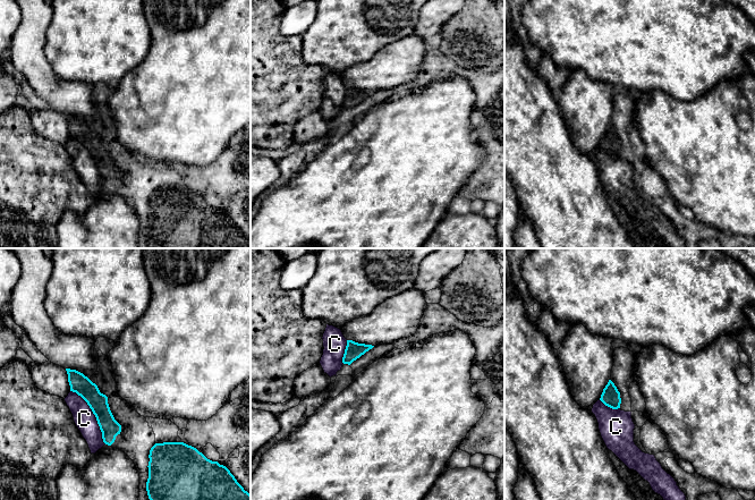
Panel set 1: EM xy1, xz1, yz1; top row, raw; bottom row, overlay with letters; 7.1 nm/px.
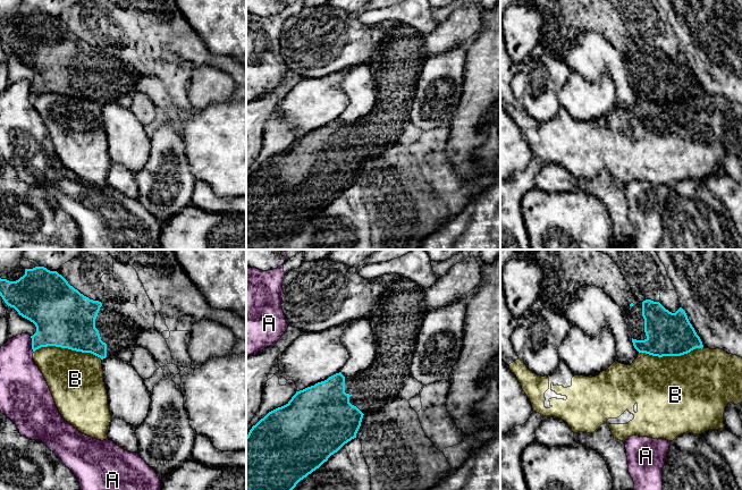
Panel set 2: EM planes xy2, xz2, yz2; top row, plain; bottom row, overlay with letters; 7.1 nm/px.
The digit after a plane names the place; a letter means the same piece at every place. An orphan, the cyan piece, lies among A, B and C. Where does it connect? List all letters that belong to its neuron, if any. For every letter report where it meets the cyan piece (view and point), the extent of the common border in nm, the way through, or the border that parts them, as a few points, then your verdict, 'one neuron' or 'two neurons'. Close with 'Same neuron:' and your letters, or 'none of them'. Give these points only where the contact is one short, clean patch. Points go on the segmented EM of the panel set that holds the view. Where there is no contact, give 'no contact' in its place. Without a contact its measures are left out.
A: contact xy2 (32, 344); length 120 nm; two neurons
B: contact xy2 (68, 348); length 480 nm; two neurons
C: contact xy1 (94, 414); length 460 nm; border xy1 (70, 390), (75, 391), (91, 409), (105, 443); two neurons
Same neuron: none of them

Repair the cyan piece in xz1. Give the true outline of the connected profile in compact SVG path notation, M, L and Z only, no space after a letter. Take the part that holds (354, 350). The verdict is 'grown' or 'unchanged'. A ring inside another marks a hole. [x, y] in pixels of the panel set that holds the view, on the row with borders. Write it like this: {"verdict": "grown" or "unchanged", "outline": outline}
{"verdict": "unchanged", "outline": "M347 340L347 346L342 357L342 363L350 365L354 361L359 358L362 355L364 355L373 347L374 346L372 345L358 344L353 340Z"}

